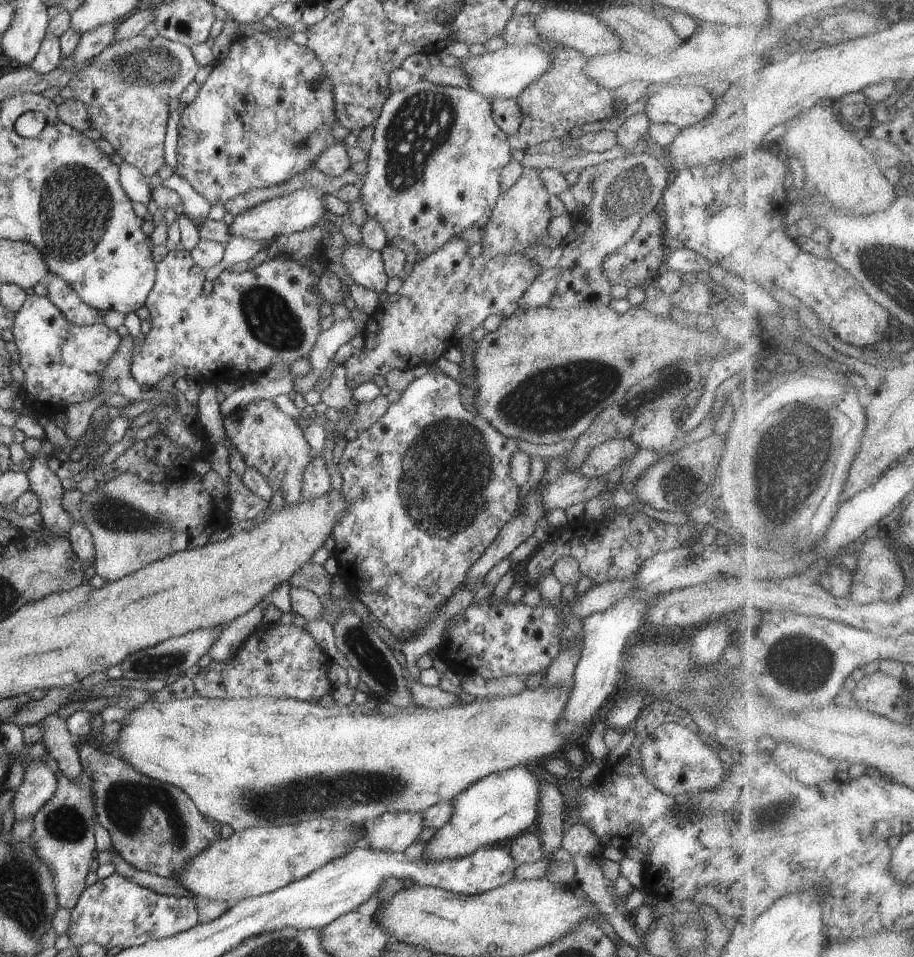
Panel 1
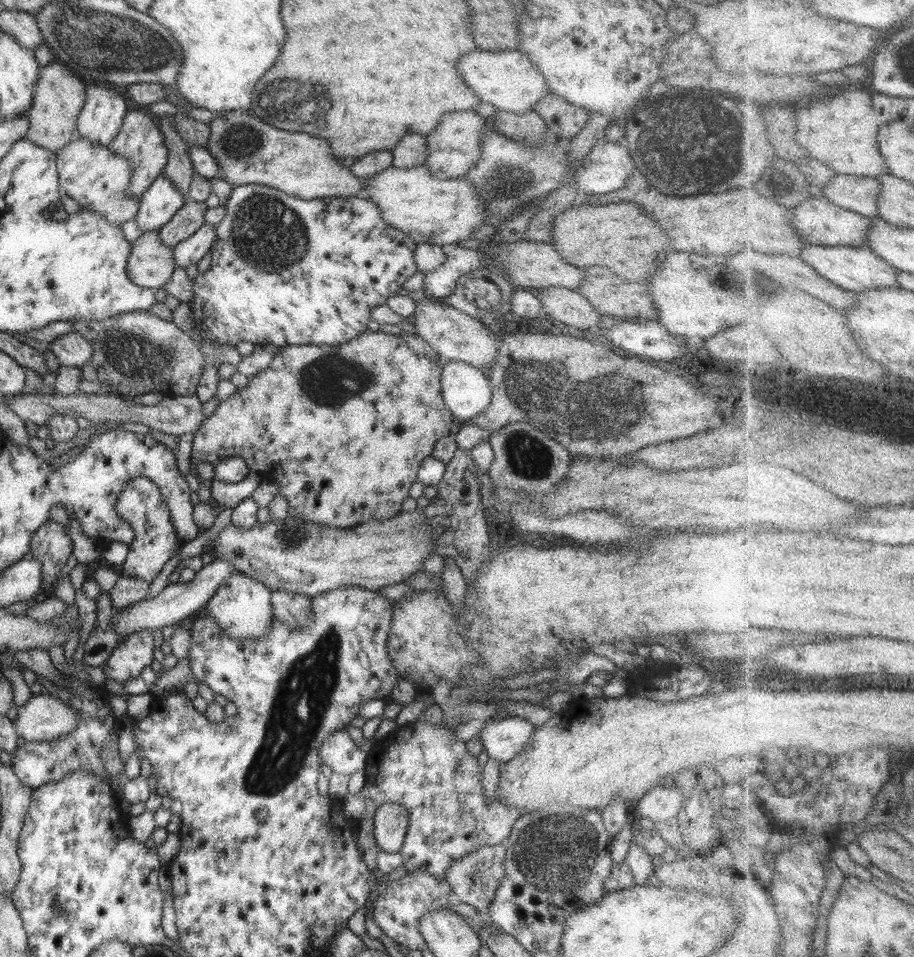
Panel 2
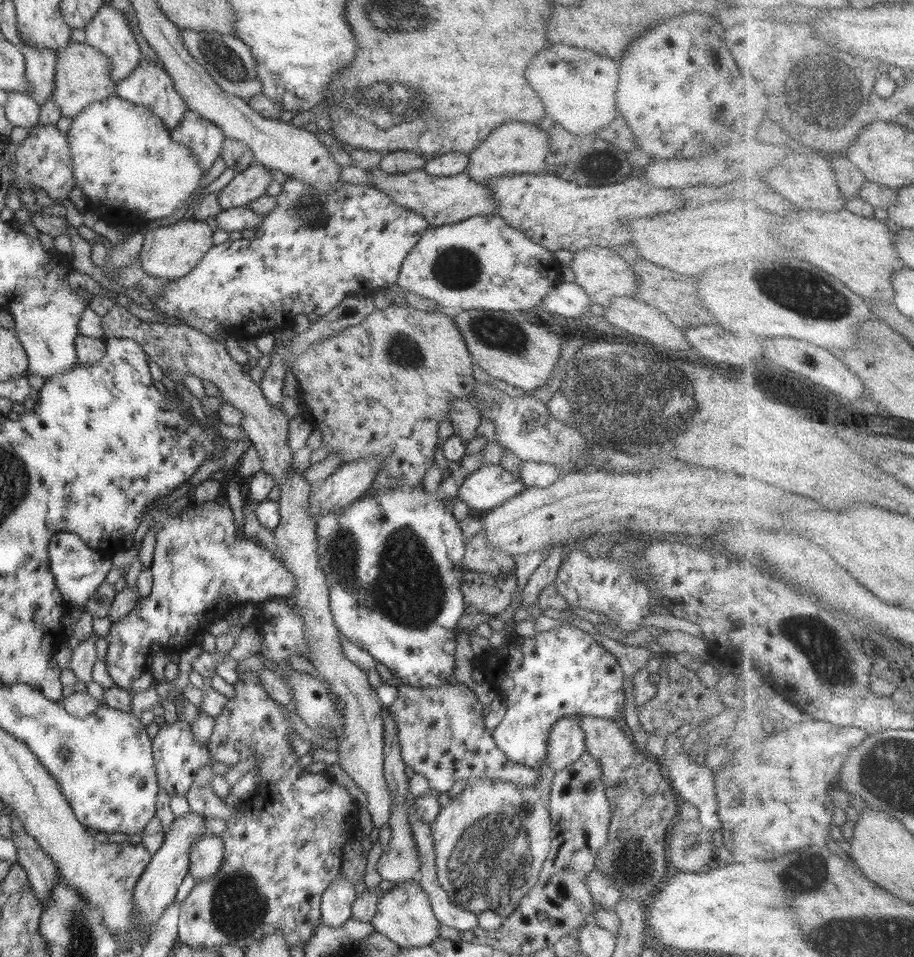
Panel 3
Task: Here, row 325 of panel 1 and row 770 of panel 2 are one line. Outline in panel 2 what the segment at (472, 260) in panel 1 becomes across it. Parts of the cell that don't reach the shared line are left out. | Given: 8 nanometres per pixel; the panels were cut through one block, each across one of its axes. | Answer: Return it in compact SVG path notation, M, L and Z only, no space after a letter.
M417 720L412 723L412 725L409 724L405 727L395 729L385 740L374 741L374 745L368 752L369 755L366 766L364 792L372 802L377 804L378 807L381 807L382 804L390 801L392 803L400 803L400 805L404 805L404 809L408 809L408 830L402 848L399 850L402 856L402 865L405 866L407 872L411 873L420 869L424 870L424 872L428 872L428 874L442 877L446 874L446 871L448 871L448 867L452 865L452 861L456 861L456 859L472 851L472 849L484 847L486 845L502 845L502 842L510 836L514 823L520 816L518 816L516 807L502 803L498 796L495 800L492 800L490 804L486 803L486 795L484 795L484 788L482 787L482 770L480 771L480 764L478 764L477 756L470 755L470 753L468 753L468 744L457 739L453 723L444 721L446 723L445 726L440 726L439 724L434 726L433 724L423 722L424 720L420 720L420 722Z

